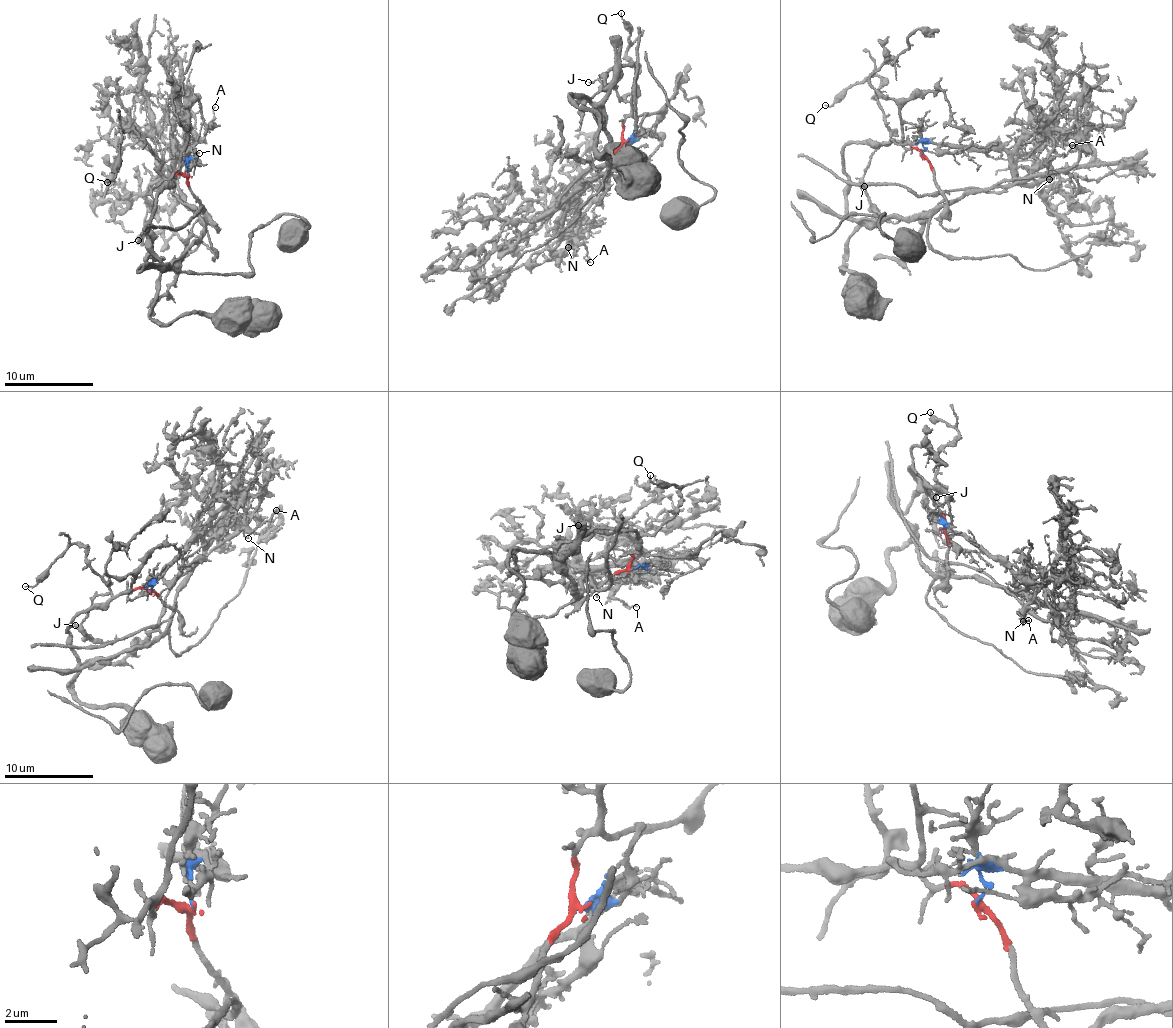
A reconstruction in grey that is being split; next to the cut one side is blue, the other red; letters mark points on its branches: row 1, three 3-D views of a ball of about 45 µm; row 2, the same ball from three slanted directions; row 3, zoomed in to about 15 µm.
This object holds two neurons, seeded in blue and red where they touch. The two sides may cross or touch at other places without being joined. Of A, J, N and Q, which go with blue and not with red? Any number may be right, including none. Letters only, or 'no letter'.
A, N

